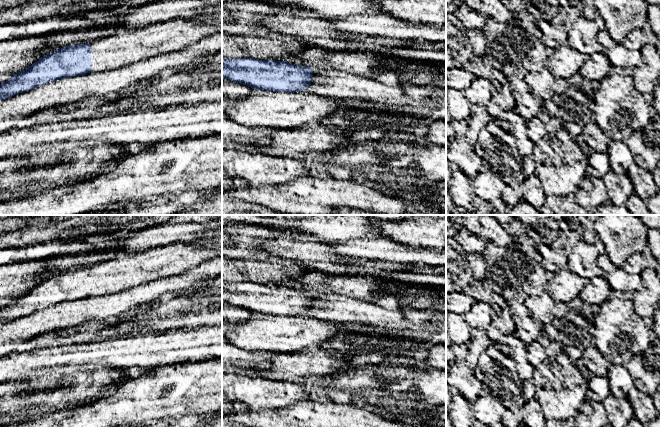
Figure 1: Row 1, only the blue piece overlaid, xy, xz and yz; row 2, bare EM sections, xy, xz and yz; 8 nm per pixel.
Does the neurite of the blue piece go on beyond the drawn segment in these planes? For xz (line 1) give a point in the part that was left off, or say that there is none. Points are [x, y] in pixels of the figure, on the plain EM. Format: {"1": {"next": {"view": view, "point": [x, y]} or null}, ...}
{"1": {"next": null}}

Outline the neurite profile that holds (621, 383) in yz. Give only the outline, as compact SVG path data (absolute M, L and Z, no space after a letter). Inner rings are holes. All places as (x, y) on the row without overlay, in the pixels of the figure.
M609 364L607 378L611 394L618 398L627 398L629 392L637 388L625 365Z

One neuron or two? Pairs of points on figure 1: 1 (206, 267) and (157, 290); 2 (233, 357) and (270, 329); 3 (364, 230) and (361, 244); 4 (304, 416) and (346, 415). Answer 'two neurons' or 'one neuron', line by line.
1: one neuron
2: two neurons
3: two neurons
4: one neuron

